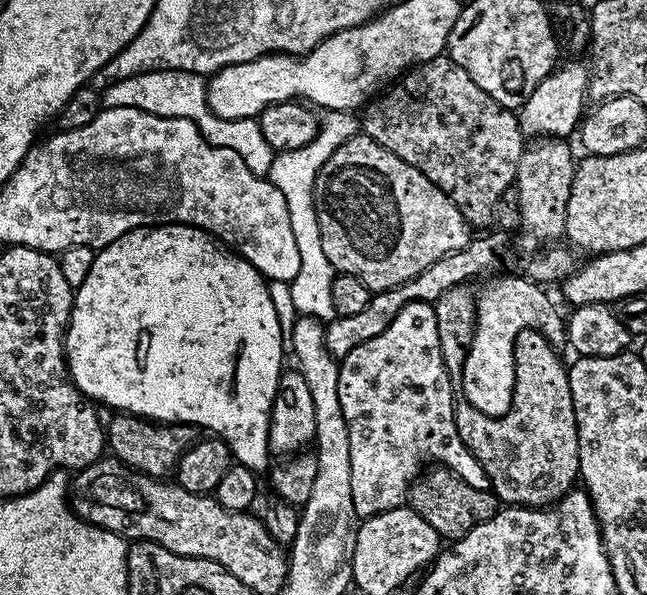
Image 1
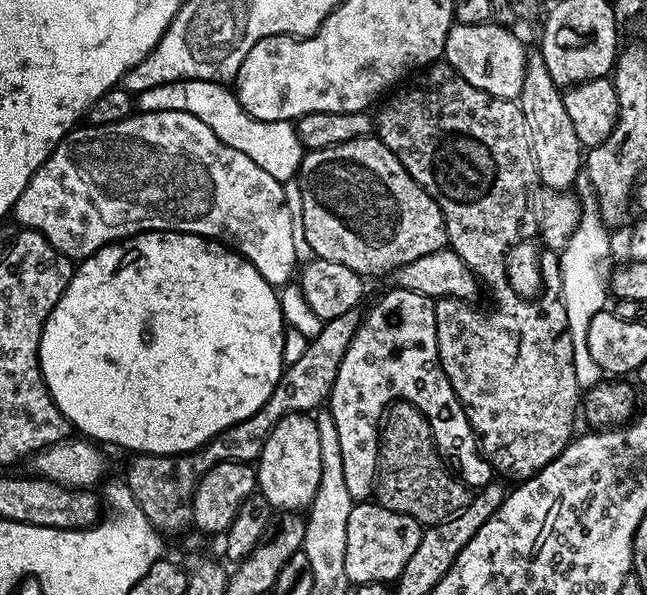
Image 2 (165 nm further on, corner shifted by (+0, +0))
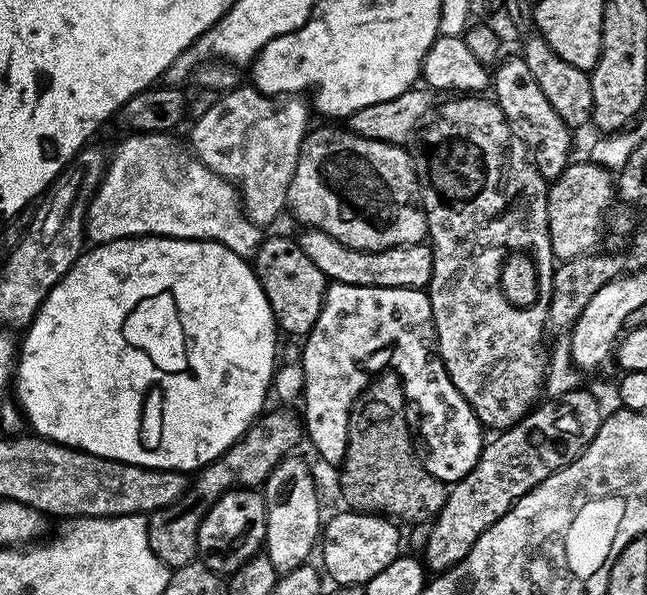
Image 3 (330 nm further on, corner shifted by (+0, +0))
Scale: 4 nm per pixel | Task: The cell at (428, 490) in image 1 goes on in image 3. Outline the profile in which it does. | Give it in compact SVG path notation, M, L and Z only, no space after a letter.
M391 370L381 371L353 402L346 454L338 466L340 492L348 503L345 505L358 512L387 514L397 521L431 522L442 510L448 488L424 469L418 450L412 445L414 432L408 429L408 412L404 406L404 385Z

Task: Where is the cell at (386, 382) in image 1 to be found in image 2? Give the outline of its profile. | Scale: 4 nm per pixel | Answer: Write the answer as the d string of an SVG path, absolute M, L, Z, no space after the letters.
M393 287L391 291L369 310L368 316L366 312L361 319L359 330L354 334L348 349L344 351L344 357L334 378L332 394L326 401L327 411L331 412L334 426L338 430L338 447L342 450L342 471L350 498L354 502L364 502L373 495L378 451L378 421L385 415L386 406L399 400L413 404L418 411L424 408L421 414L428 412L426 419L432 416L428 425L431 427L436 424L432 439L436 442L436 451L439 452L440 459L448 456L444 463L468 485L469 489L484 488L487 484L493 483L494 473L491 464L484 459L480 446L476 443L476 434L472 431L470 422L464 424L466 416L460 416L463 406L440 365L433 297L423 296L421 292L411 292L405 288Z

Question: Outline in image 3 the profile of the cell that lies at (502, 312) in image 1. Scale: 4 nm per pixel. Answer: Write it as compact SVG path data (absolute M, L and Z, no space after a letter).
M304 228L298 236L298 243L302 251L310 257L310 262L322 270L322 274L329 281L350 286L374 286L375 288L419 288L427 289L431 282L432 250L427 243L394 246L377 252L363 252L354 250L338 238L330 238L317 228Z

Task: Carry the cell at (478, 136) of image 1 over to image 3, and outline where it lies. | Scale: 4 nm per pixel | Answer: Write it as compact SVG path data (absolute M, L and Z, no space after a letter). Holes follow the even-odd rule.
M460 94L455 97L457 100L448 100L445 102L444 105L439 108L438 111L435 113L435 116L432 119L429 119L427 123L423 125L422 131L419 133L418 139L415 141L416 144L416 152L414 148L414 163L416 165L416 177L418 178L418 182L420 183L420 199L424 201L424 212L428 216L428 236L430 237L430 247L432 250L432 274L431 274L431 282L428 283L427 286L427 293L428 293L428 301L430 302L431 306L431 318L435 324L435 332L436 332L436 346L435 349L439 355L440 360L444 363L446 370L449 372L450 381L454 382L454 386L458 388L459 394L462 394L462 398L469 403L470 407L473 408L473 414L477 416L480 420L480 423L483 425L485 429L497 429L503 430L506 428L512 428L521 420L524 416L528 415L529 412L532 411L534 405L541 399L542 396L542 389L544 387L545 377L548 375L548 366L549 366L549 349L545 346L544 349L544 332L547 331L547 318L548 318L548 308L550 298L552 297L552 282L553 282L553 274L556 269L556 259L553 254L553 247L550 246L550 234L548 233L548 185L549 181L545 180L544 176L540 171L536 169L534 166L534 162L528 156L528 151L526 150L526 146L522 141L516 137L515 130L512 129L512 125L509 124L508 119L504 117L504 112L500 109L500 105L496 103L495 99L488 98L488 100L483 100L485 97L480 94ZM509 253L527 253L528 256L532 258L534 261L534 266L537 270L537 274L539 276L539 290L536 294L536 300L531 303L527 303L526 305L520 304L520 296L512 296L512 298L506 298L501 291L501 274L502 268L504 264L504 260L507 259Z

